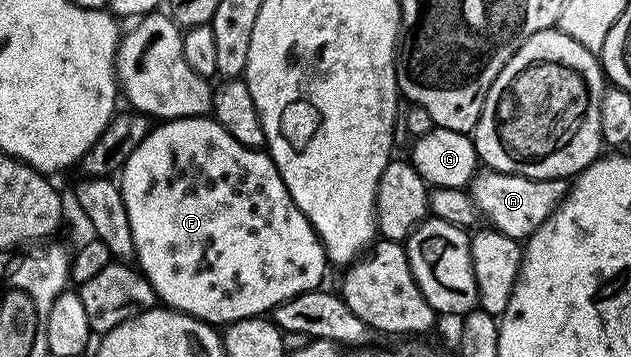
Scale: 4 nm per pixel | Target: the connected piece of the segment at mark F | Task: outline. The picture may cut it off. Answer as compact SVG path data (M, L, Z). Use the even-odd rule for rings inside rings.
M214 116L176 117L156 124L124 162L122 175L123 178L118 178L117 184L123 192L125 211L129 215L129 227L135 244L135 261L143 276L154 287L156 298L166 308L188 313L190 317L205 321L212 327L226 327L234 321L270 314L281 303L308 293L311 289L318 289L324 284L323 276L326 275L327 269L329 270L329 262L327 253L323 250L323 240L316 235L314 227L309 223L309 219L305 219L297 203L293 203L271 154L263 149L250 149L237 143L237 139L233 139L233 135L229 135L229 131L225 131L225 127L221 127L221 123L217 123Z

